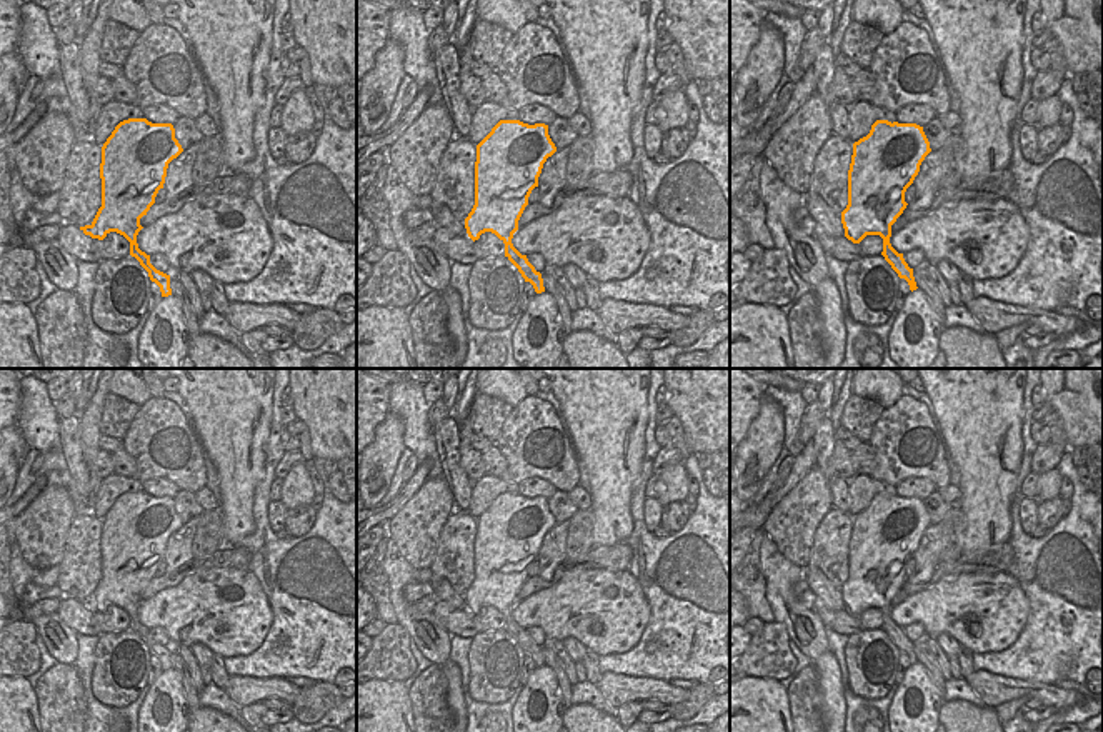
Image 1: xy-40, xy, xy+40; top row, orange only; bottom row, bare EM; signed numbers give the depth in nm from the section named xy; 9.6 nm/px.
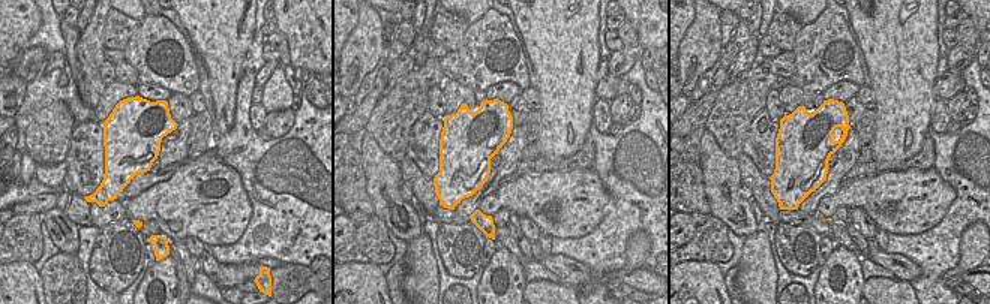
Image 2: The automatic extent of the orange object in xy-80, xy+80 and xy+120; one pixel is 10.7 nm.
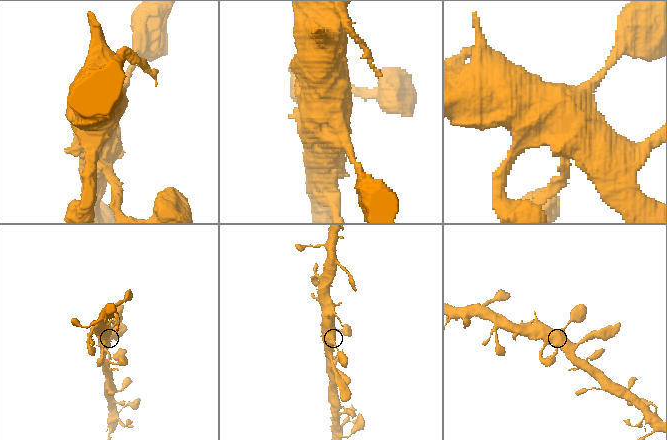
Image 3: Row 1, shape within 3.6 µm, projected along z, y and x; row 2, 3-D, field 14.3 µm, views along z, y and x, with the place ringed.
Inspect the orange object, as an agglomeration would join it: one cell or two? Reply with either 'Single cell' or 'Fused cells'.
Single cell

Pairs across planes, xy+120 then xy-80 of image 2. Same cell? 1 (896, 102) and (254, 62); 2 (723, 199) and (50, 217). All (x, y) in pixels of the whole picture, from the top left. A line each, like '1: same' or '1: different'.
1: different
2: same

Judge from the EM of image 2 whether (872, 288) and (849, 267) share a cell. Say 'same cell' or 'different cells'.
different cells

